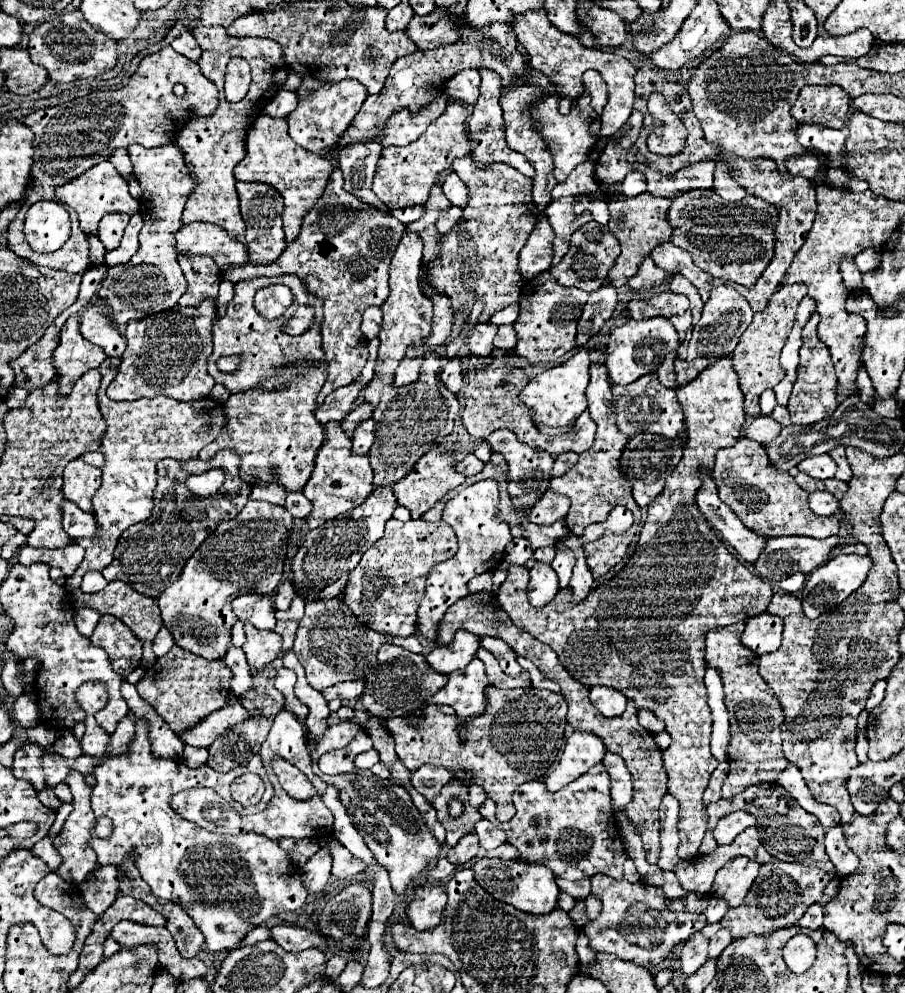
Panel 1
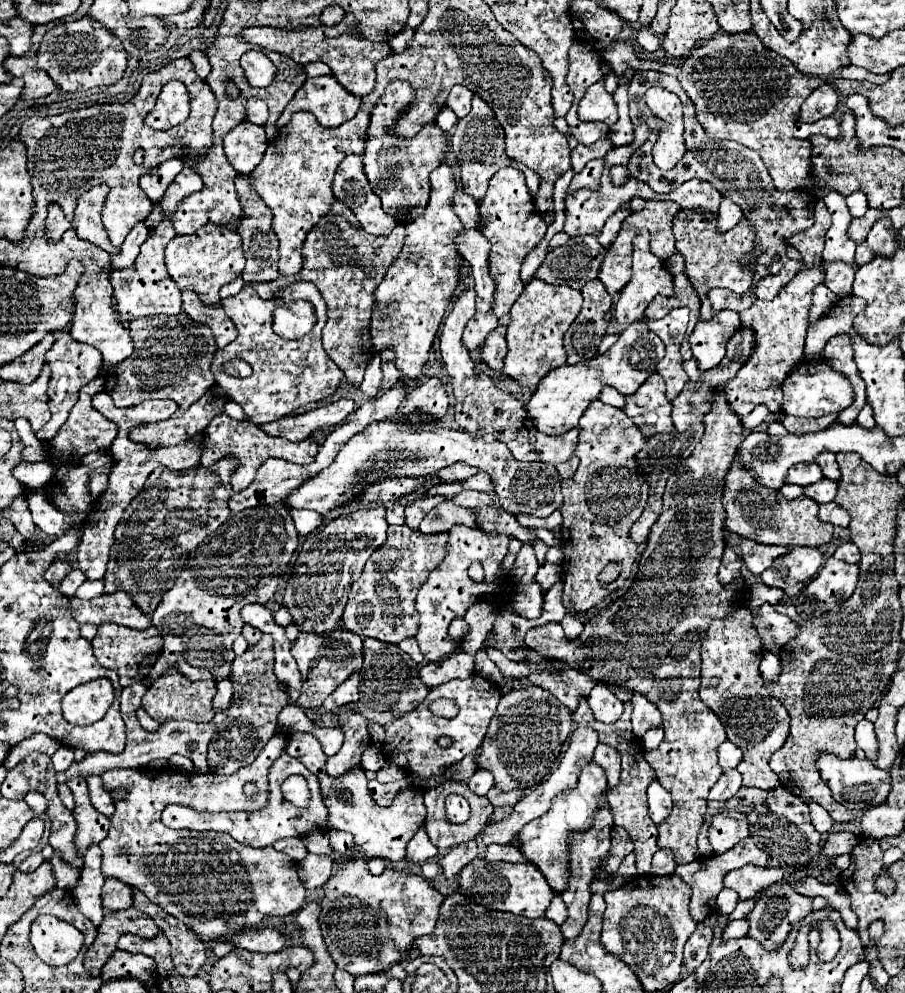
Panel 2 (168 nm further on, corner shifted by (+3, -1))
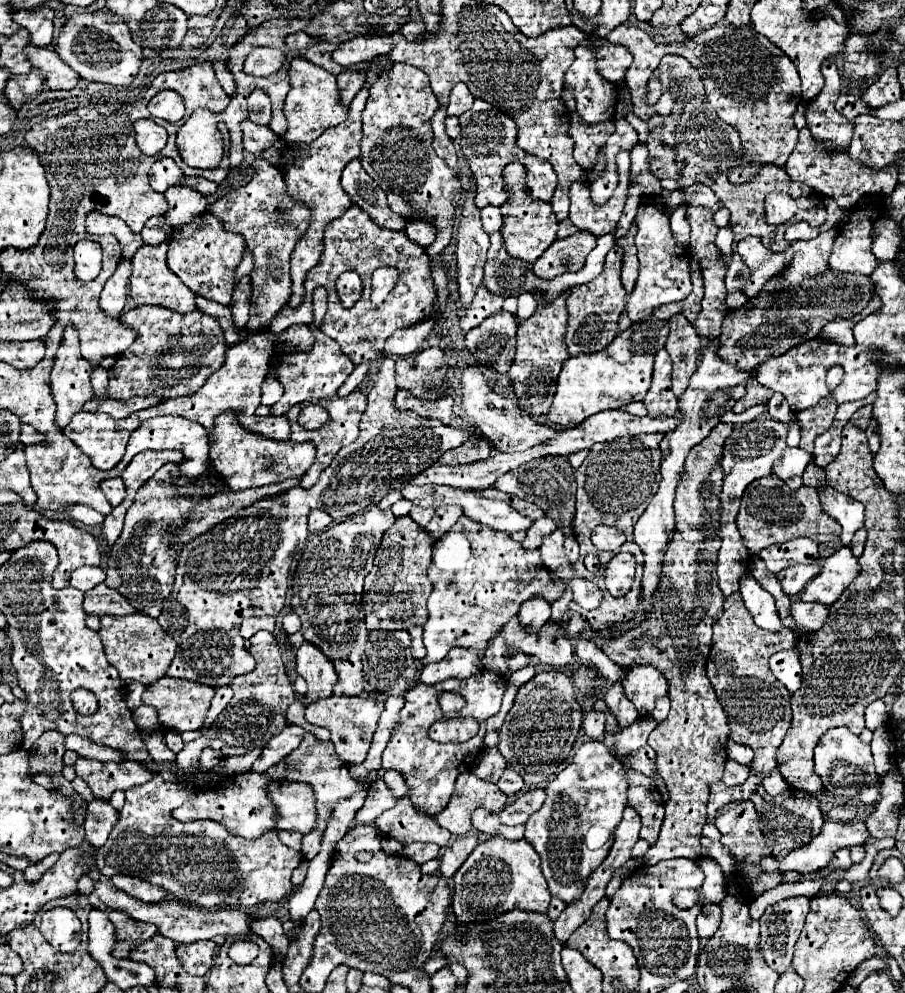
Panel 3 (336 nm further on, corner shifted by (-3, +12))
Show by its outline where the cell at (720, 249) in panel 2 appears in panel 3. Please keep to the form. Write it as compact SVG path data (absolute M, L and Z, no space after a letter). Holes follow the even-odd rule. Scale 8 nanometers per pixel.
M688 206L686 208L686 220L690 222L690 228L692 228L692 236L690 236L690 252L692 256L698 260L700 264L700 270L702 270L702 278L704 278L704 298L702 298L702 312L696 320L696 332L704 338L712 338L712 336L718 336L720 334L720 324L722 324L722 318L728 314L728 308L726 308L726 287L725 276L728 266L726 266L726 260L722 258L720 250L716 248L714 244L714 236L716 236L716 224L712 220L712 210L710 208L702 208L702 206Z

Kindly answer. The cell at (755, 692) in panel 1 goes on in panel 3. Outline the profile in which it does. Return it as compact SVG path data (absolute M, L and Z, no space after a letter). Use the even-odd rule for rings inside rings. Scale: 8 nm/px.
M730 594L724 602L724 614L712 626L712 650L706 662L706 674L730 722L730 738L754 750L750 770L770 774L776 768L776 750L790 728L790 692L776 680L768 668L768 658L774 652L794 648L796 634L788 628L774 634L762 630L750 618L742 596Z

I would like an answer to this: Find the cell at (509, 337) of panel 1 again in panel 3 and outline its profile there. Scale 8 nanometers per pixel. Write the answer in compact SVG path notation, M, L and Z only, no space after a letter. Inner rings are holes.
M500 310L466 334L466 348L472 352L476 362L506 374L514 360L516 326L516 316Z

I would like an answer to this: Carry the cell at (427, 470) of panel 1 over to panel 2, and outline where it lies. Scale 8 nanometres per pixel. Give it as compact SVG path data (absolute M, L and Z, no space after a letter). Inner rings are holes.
M442 495L426 497L426 499L422 499L422 501L408 501L408 503L406 503L406 525L416 531L418 525L420 525L420 521L424 519L424 515L426 515L430 509L434 509L438 503L442 503L442 501L444 501Z

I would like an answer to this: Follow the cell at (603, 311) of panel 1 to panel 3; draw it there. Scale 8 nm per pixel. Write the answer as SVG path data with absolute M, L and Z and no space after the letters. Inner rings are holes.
M616 246L608 252L602 274L582 286L574 286L574 290L570 292L566 300L568 314L570 314L568 330L566 330L566 346L570 356L582 354L582 352L600 352L616 338L618 316L624 312L624 306L626 306L624 302L626 292L620 282L620 266L622 266L622 250Z

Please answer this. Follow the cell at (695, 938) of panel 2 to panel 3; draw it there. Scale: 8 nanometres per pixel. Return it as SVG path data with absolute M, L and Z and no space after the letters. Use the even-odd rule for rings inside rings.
M716 904L702 906L702 912L696 918L696 926L700 940L708 940L710 936L714 936L716 930L720 928L720 906Z

